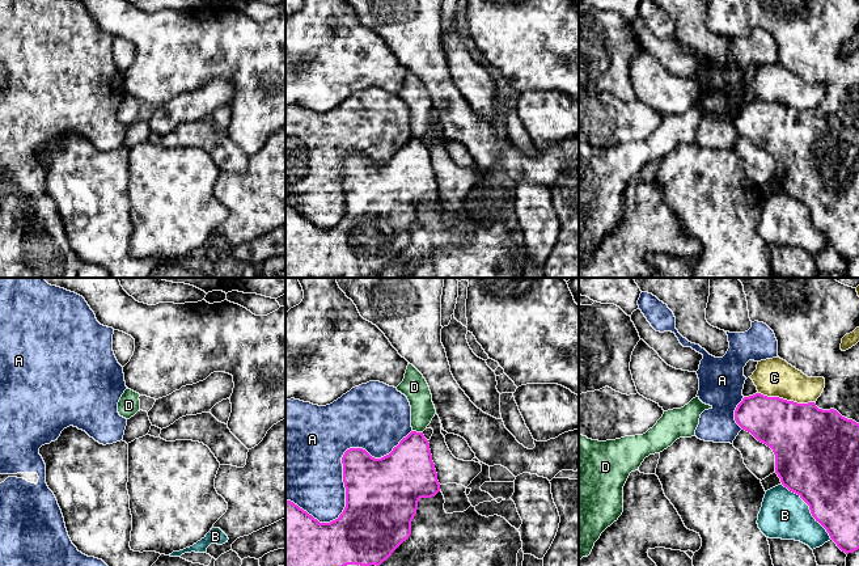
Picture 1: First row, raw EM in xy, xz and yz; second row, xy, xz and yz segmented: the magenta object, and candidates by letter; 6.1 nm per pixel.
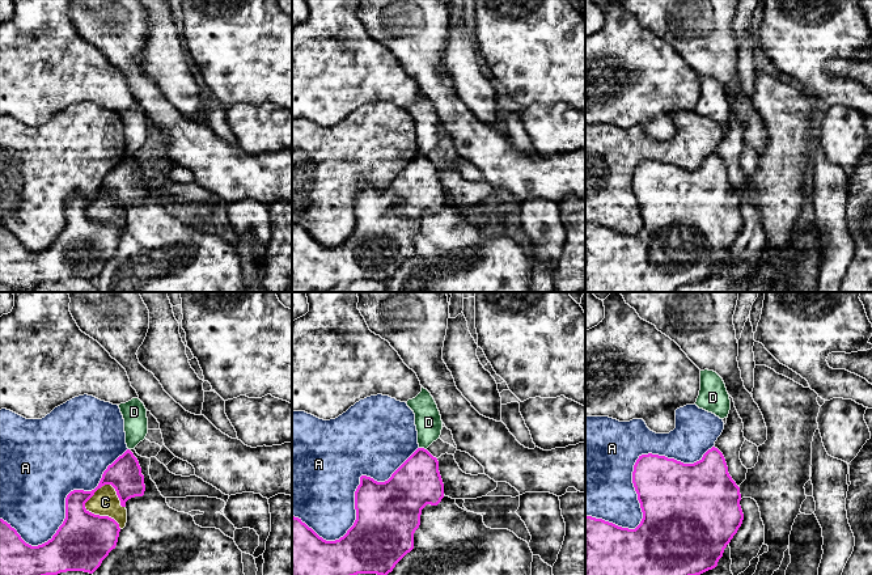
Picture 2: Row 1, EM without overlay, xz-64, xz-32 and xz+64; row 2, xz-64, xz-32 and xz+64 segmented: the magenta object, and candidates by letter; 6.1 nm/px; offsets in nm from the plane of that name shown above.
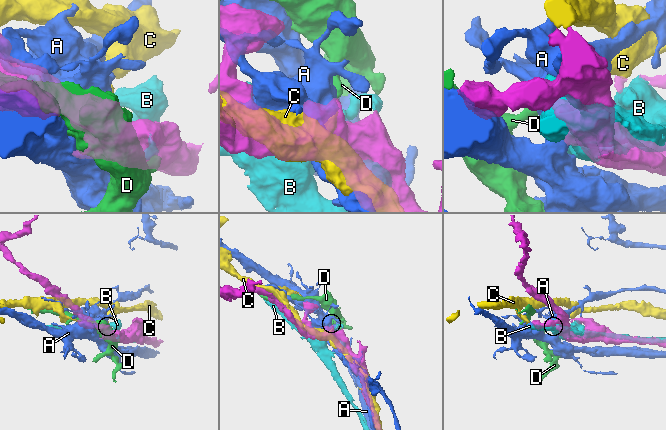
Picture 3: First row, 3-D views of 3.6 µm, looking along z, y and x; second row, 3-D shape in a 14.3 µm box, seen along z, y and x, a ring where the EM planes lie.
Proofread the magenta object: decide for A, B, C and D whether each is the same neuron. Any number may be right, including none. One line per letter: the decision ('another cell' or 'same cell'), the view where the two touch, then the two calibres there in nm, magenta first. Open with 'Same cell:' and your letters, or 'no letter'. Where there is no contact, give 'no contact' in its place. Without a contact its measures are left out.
Same cell: no letter
A: another cell; meets magenta in xz; 440 nm thick on the magenta side, 460 nm on the other
B: another cell; meets magenta in yz; 420 nm thick on the magenta side, 300 nm on the other
C: another cell; meets magenta in yz; 400 nm thick on the magenta side, 240 nm on the other
D: another cell; meets magenta in xz; 320 nm thick on the magenta side, 150 nm on the other

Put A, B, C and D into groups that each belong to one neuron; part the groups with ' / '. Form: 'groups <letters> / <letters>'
groups A / B / C / D

